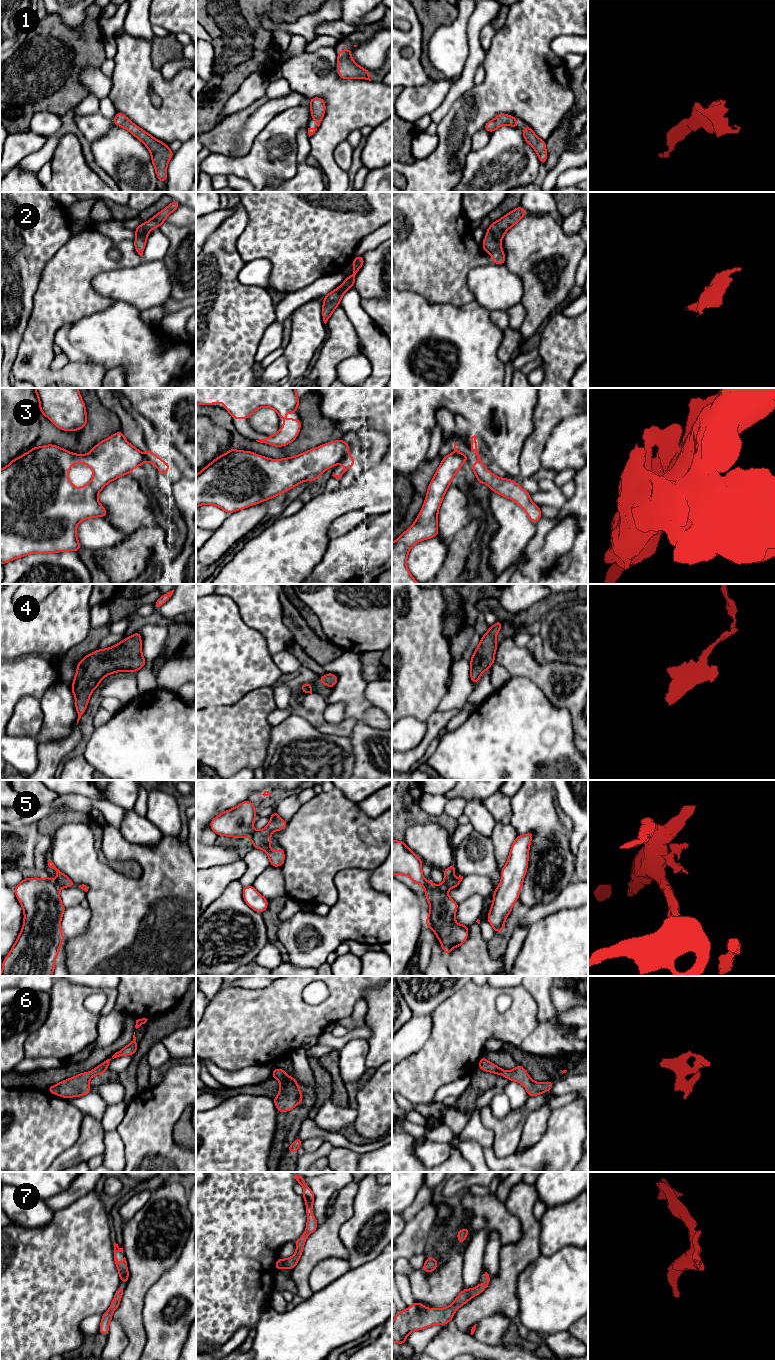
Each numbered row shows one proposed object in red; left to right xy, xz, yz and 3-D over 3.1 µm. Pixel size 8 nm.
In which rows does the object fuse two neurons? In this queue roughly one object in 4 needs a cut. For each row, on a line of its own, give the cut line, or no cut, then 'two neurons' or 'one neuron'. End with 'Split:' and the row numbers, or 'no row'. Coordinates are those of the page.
1: no cut; one neuron
2: no cut; one neuron
3: cut in xz along (347, 452), (338, 463); two neurons
4: no cut; one neuron
5: cut in xy along (55, 880), (60, 888); two neurons
6: no cut; one neuron
7: no cut; one neuron
Split: 3, 5

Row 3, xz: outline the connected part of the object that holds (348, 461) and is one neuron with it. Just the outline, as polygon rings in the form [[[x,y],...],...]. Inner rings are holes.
[[[347,453],[345,455],[345,457],[339,462],[339,464],[342,464],[344,466],[343,472],[340,475],[336,475],[333,472],[333,477],[340,479],[341,476],[349,469],[351,468],[354,464],[355,464],[355,459],[349,454]]]

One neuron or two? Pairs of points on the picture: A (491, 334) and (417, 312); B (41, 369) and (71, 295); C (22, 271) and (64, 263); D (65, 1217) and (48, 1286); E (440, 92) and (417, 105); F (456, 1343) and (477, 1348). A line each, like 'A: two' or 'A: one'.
A: one
B: one
C: two
D: one
E: one
F: one

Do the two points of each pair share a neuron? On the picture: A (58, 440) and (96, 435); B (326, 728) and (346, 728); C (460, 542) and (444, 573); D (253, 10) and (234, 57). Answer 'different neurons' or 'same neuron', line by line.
A: same neuron
B: same neuron
C: same neuron
D: same neuron

